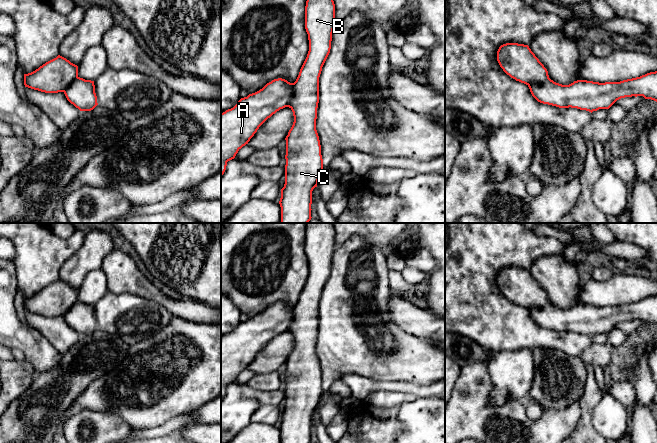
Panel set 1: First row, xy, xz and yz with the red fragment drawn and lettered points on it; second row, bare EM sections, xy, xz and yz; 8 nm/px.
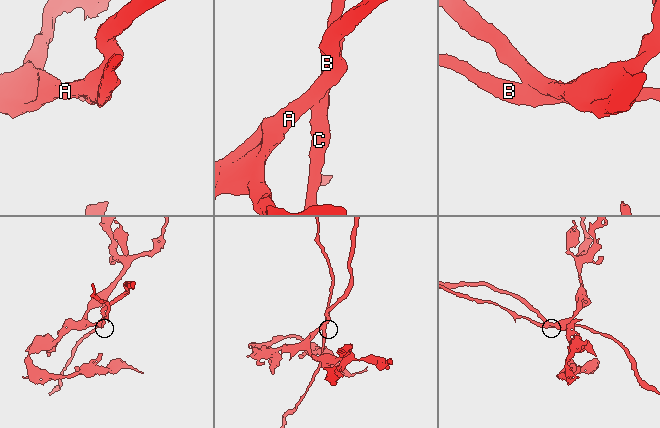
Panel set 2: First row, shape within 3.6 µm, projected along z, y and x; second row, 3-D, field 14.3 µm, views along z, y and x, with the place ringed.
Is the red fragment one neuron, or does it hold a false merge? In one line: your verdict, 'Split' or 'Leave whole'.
Leave whole

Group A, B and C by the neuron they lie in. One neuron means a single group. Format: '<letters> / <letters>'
A B C

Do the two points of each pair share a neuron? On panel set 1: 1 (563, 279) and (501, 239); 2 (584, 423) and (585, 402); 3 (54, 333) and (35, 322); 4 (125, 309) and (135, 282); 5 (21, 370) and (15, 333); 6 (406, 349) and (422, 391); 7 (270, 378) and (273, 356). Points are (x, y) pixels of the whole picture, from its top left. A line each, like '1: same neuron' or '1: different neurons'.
1: different neurons
2: same neuron
3: same neuron
4: different neurons
5: different neurons
6: different neurons
7: different neurons

